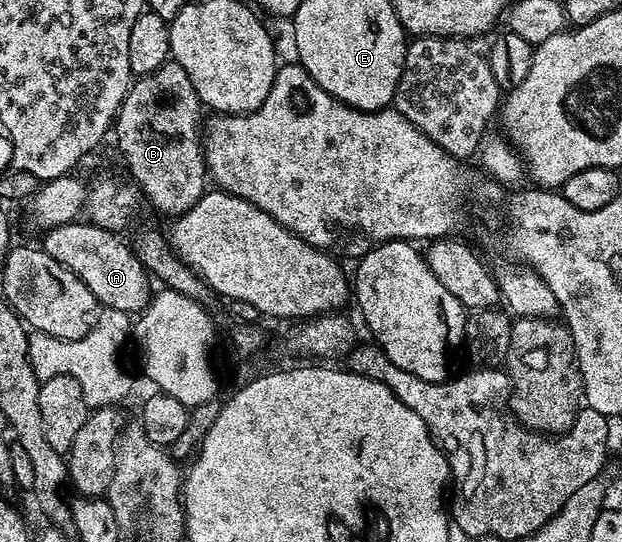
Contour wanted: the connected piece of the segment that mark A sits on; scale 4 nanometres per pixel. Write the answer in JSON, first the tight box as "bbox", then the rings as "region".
{"bbox":[42,222,152,314],"region":[[[76,222],[46,229],[42,235],[43,251],[61,262],[61,266],[73,270],[73,274],[77,274],[77,278],[81,278],[85,286],[93,290],[104,309],[112,308],[128,314],[138,314],[151,303],[152,277],[139,260],[134,247],[128,241],[126,244],[120,233],[110,232],[90,222]]]}

